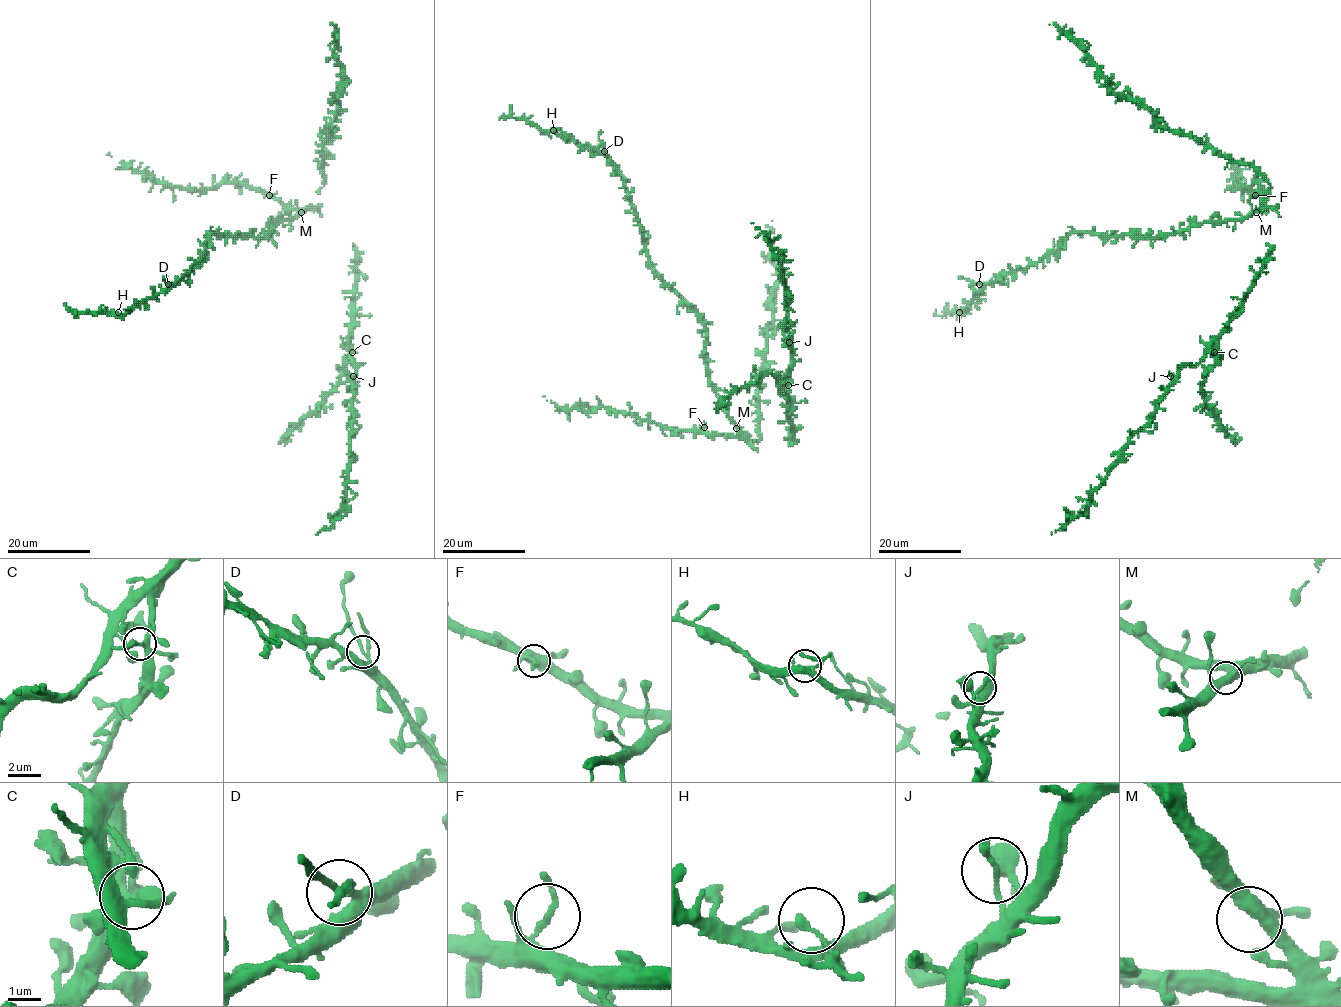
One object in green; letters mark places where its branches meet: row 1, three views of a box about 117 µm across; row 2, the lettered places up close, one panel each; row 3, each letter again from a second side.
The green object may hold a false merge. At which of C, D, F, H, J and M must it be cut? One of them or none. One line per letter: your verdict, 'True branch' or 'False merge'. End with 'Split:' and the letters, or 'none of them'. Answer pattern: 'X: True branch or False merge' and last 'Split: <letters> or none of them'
C: True branch
D: False merge
F: True branch
H: True branch
J: True branch
M: True branch
Split: D

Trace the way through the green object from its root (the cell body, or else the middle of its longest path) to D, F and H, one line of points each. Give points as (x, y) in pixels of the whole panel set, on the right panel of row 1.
D: (1254, 211), (1242, 219), (1191, 224), (1177, 233), (1154, 237), (1072, 232), (1061, 246), (1037, 261), (980, 284)
F: (1254, 211), (1264, 210), (1263, 199), (1255, 195)
H: (1254, 211), (1242, 219), (1191, 224), (1154, 237), (1072, 232), (1037, 261), (992, 280), (959, 312)

